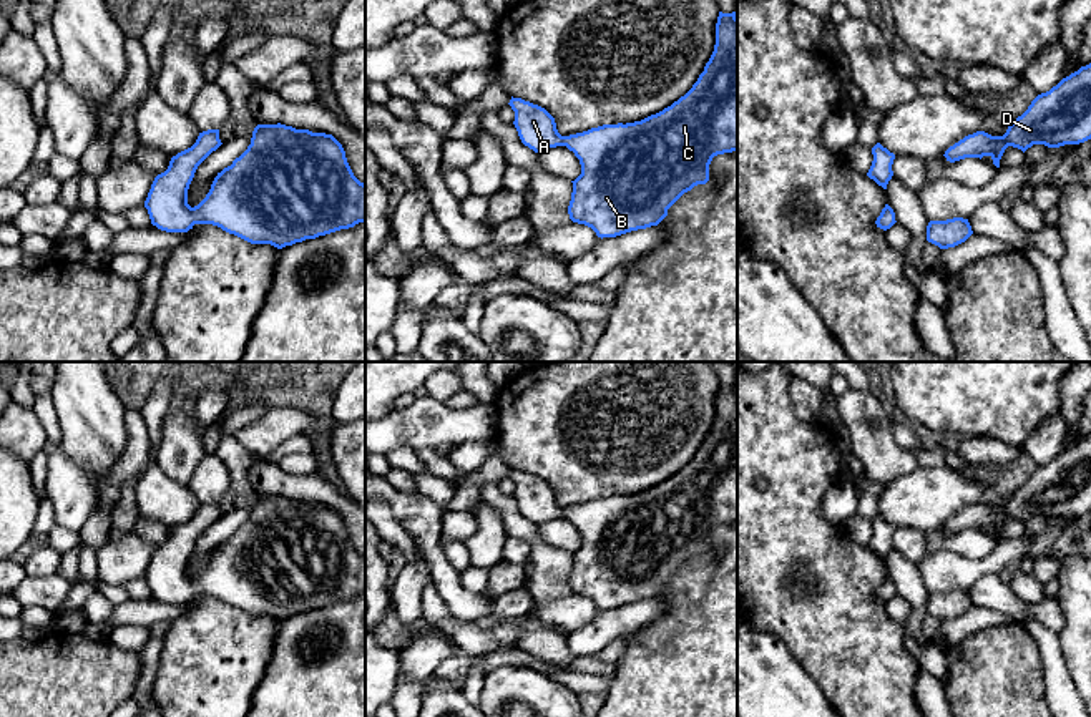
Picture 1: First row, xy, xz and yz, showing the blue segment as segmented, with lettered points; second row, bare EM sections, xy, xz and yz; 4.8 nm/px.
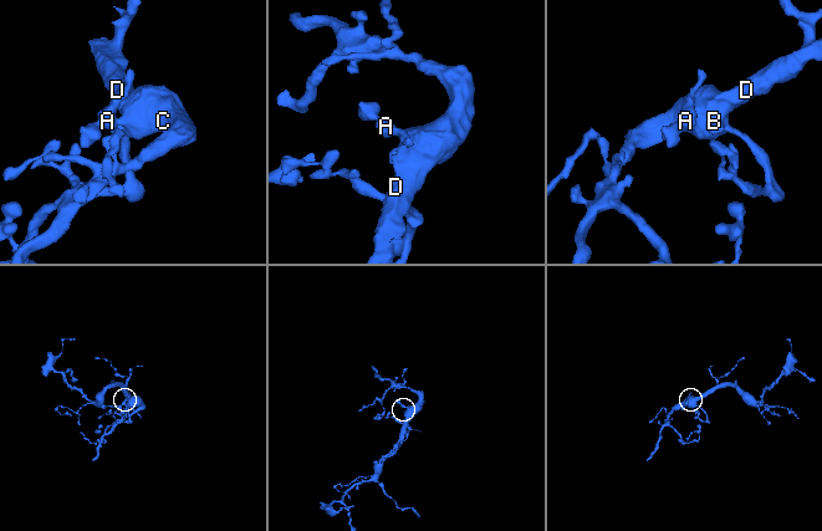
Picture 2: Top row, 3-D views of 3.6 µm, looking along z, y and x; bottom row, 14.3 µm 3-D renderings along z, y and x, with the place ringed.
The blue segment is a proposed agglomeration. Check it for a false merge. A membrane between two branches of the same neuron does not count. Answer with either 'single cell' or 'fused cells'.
single cell

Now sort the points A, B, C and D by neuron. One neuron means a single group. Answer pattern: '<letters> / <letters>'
A B C D

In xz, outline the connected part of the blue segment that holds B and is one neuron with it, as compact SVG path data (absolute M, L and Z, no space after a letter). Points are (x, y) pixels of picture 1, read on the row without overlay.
M719 383L716 417L704 443L692 460L663 483L634 495L603 496L583 505L561 508L555 490L541 478L513 470L515 500L525 518L535 524L566 518L580 531L581 546L571 553L573 564L568 586L573 594L591 599L598 609L616 609L631 602L658 598L668 581L687 563L709 553L709 536L714 528L737 523L737 388L736 383Z

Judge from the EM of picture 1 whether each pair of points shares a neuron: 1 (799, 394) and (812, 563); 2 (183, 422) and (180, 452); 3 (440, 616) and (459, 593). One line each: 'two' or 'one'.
1: two
2: one
3: two

